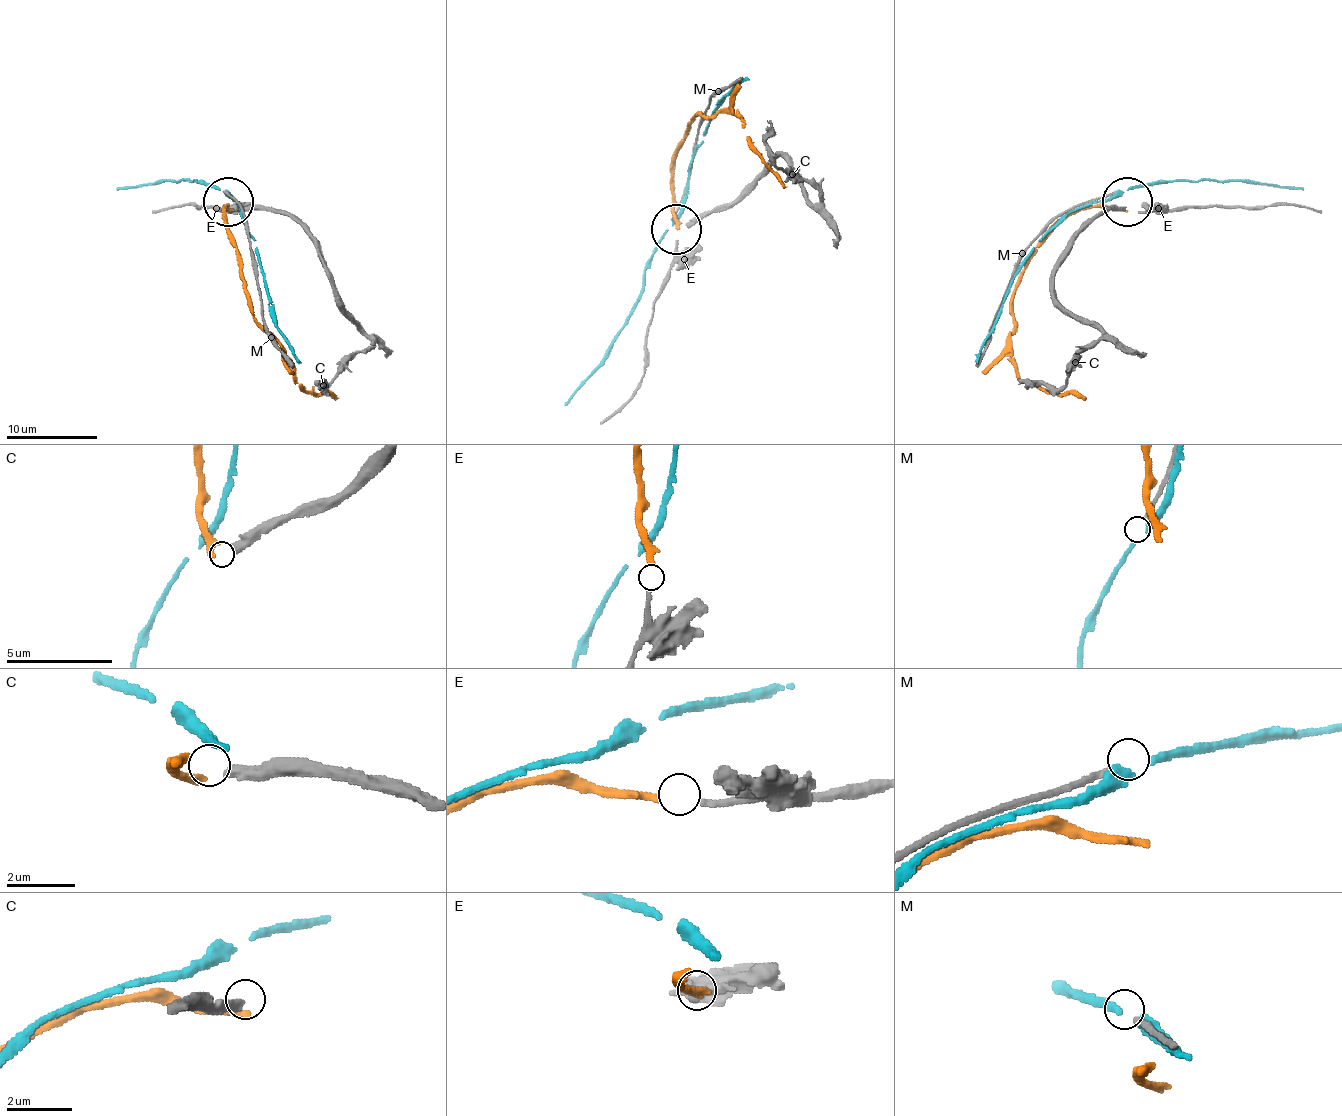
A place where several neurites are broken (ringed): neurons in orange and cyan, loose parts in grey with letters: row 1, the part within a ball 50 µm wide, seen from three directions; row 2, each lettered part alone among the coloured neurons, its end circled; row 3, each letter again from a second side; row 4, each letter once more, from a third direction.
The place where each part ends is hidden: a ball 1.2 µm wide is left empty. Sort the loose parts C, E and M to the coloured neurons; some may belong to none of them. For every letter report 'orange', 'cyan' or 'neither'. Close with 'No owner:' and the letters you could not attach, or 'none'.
C: neither
E: orange
M: neither
No owner: C, M

